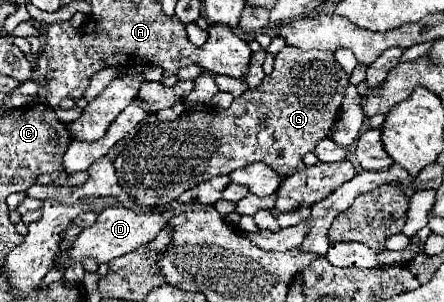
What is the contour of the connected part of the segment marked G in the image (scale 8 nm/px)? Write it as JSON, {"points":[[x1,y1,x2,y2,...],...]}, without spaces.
{"points":[[286,45,274,57,274,71,262,85,246,91,224,111,186,111,178,121,150,121,116,157,118,183,138,205,166,205,186,189,216,175,262,161,278,175,290,175,302,157,330,135,336,113,344,101,348,75,332,51,298,49]]}

